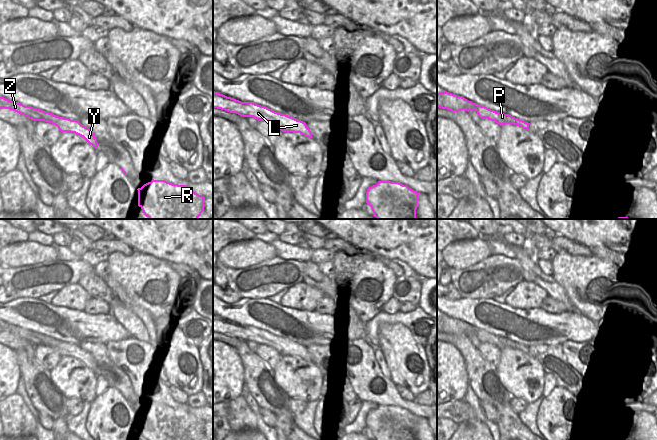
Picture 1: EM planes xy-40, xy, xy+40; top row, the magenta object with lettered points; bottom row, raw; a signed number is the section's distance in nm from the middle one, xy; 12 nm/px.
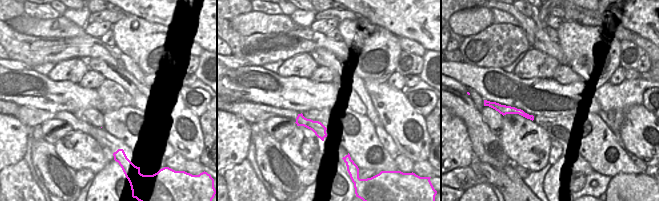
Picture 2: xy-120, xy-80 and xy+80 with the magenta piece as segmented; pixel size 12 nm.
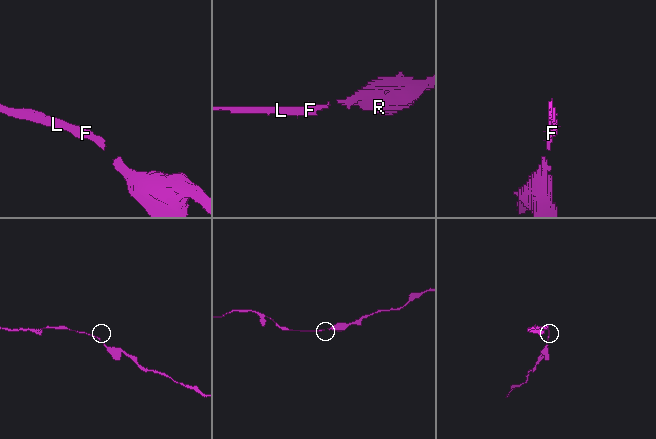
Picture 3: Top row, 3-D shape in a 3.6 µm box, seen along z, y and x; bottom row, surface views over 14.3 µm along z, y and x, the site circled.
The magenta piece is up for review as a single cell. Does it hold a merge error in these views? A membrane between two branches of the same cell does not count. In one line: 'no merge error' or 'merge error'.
no merge error

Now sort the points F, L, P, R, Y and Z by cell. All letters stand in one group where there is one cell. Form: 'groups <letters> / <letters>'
groups F L P R Y Z

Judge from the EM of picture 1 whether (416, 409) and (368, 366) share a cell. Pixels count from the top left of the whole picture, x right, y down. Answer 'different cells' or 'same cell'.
same cell

